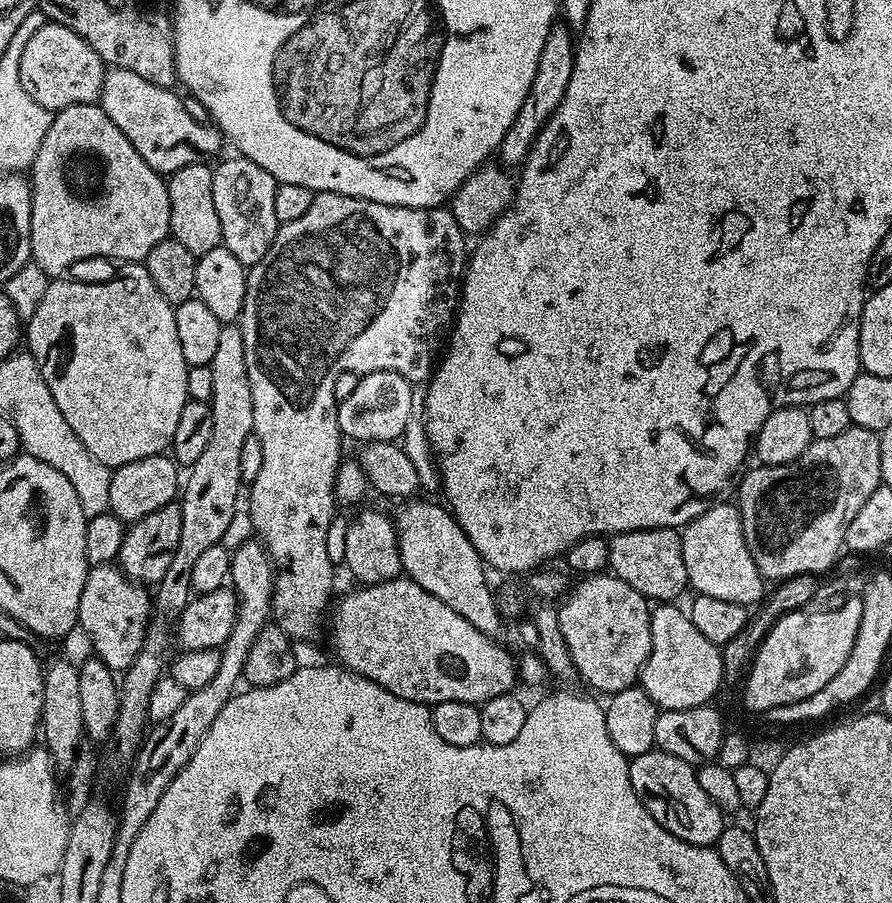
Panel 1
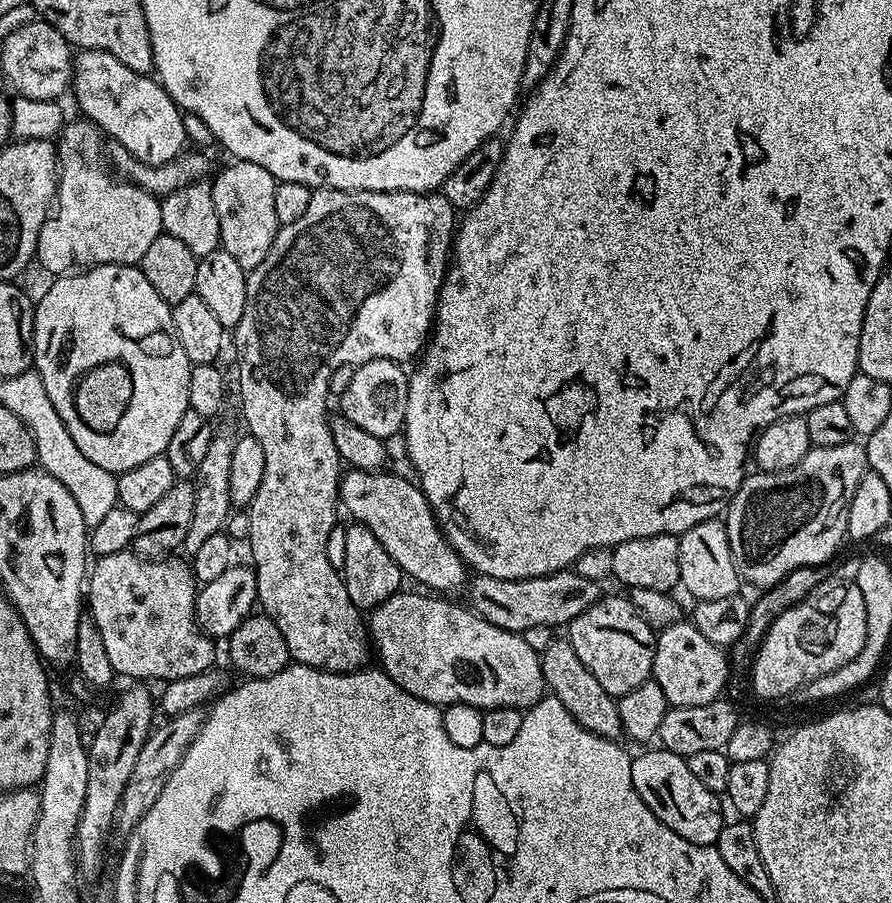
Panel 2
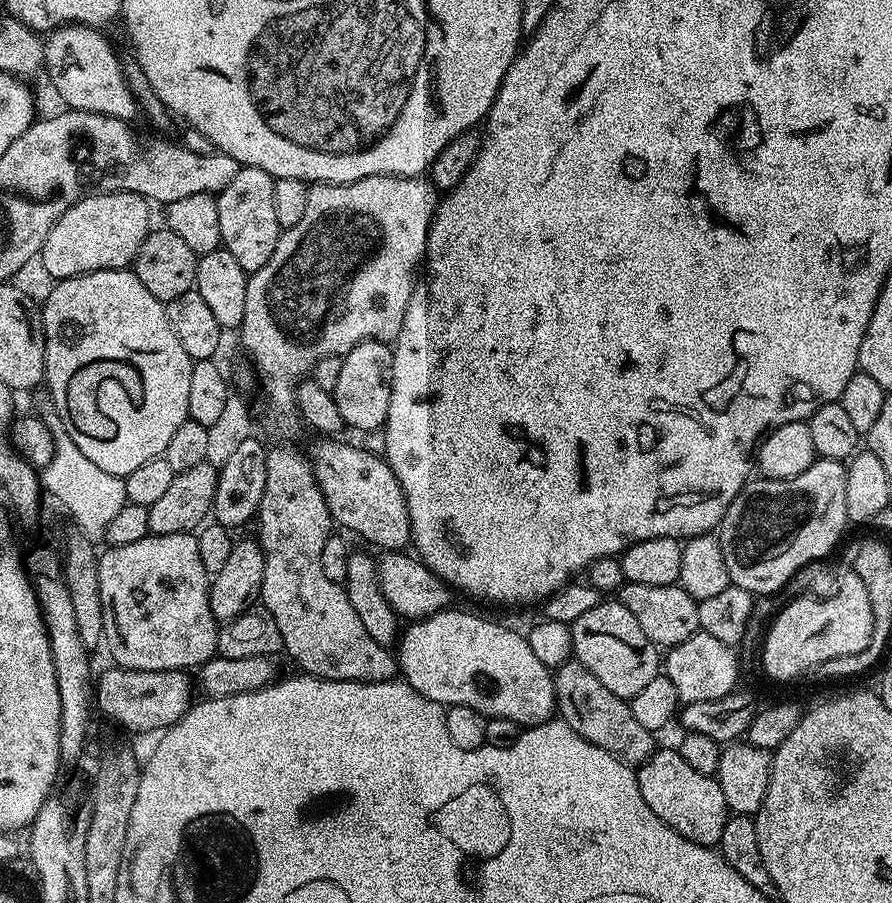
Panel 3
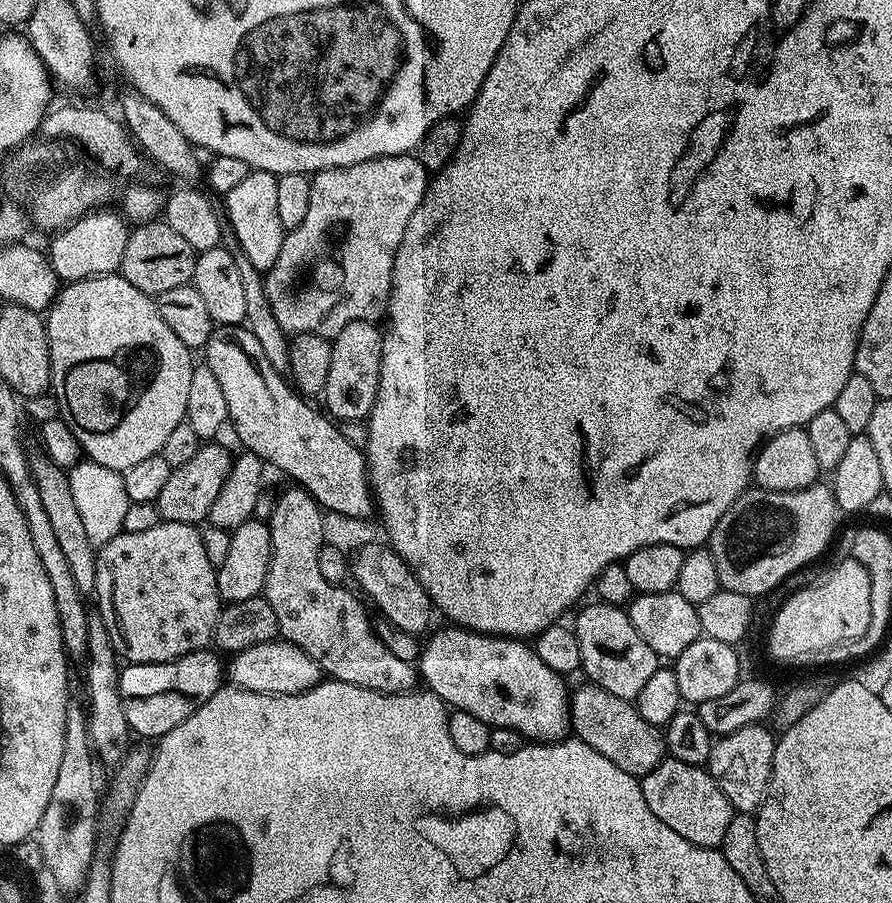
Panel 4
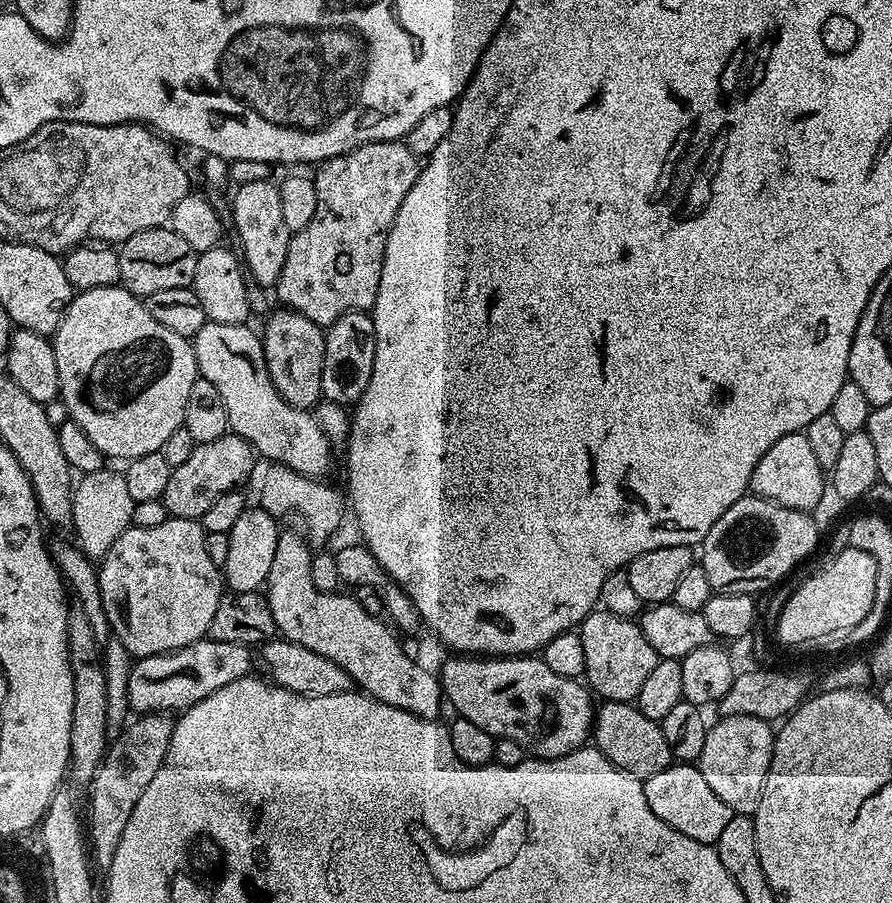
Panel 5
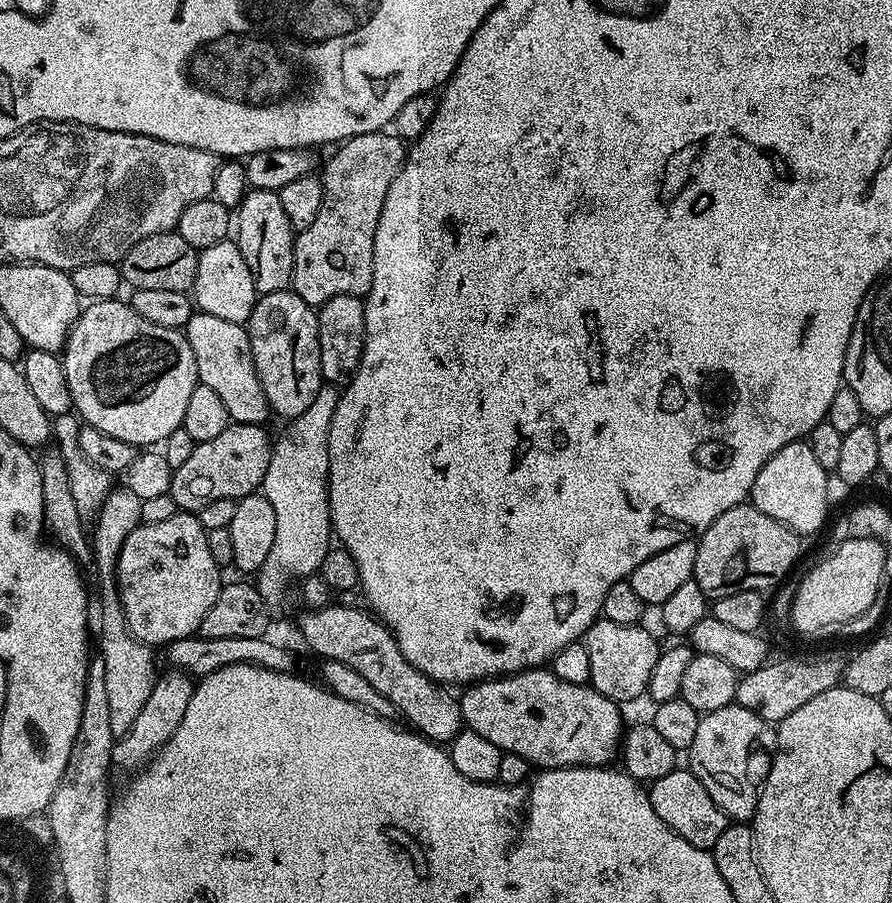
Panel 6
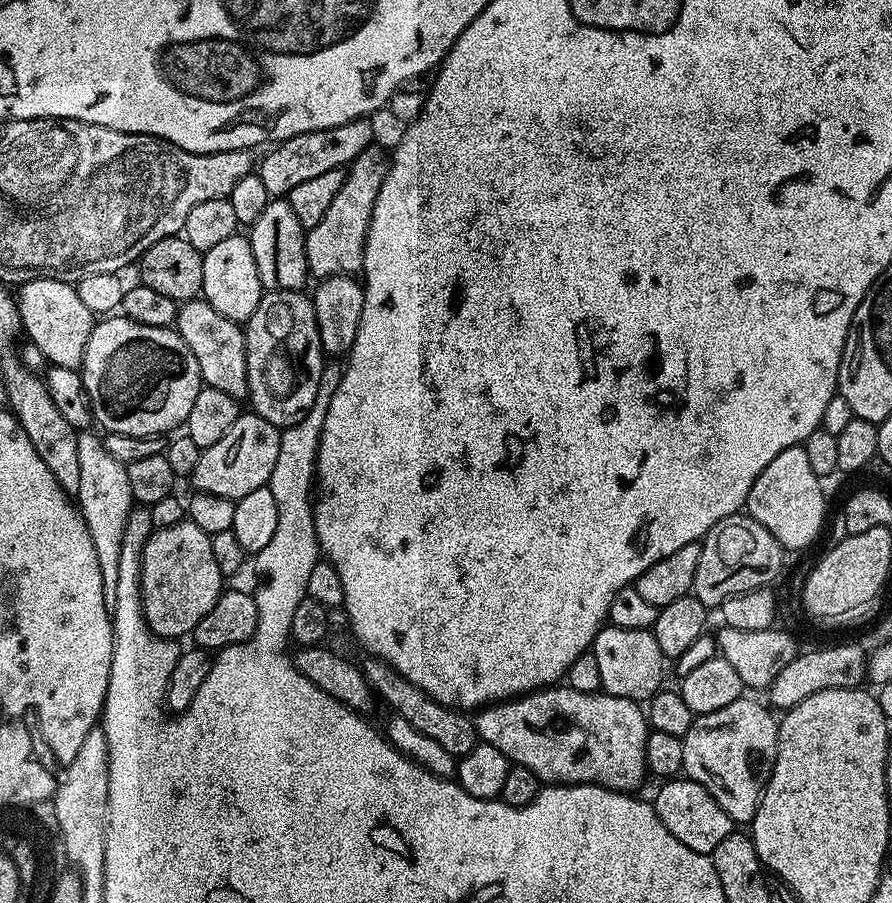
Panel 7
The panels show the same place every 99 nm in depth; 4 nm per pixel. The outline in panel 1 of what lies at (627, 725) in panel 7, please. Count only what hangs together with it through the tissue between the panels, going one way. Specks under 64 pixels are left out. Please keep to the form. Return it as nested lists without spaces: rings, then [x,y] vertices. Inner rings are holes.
[[[397,578],[354,588],[349,596],[341,598],[336,613],[334,608],[330,616],[335,659],[349,672],[370,678],[370,682],[390,690],[390,694],[413,700],[421,706],[442,702],[470,702],[479,706],[490,698],[498,698],[515,689],[518,664],[514,656],[512,660],[511,654],[502,645],[496,644],[500,642],[474,630],[474,626],[470,626],[462,614],[454,614],[446,602],[438,602],[438,598],[422,590],[422,586],[407,578]]]

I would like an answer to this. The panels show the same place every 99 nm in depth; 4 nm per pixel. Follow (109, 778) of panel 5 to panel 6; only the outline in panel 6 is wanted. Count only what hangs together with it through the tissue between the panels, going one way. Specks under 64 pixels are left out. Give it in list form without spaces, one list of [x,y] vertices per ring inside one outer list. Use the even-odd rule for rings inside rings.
[[[170,670],[166,676],[160,676],[156,685],[148,692],[140,713],[132,720],[132,729],[121,735],[112,746],[112,762],[117,769],[136,774],[141,771],[164,747],[164,743],[174,738],[174,730],[182,726],[182,718],[186,715],[186,706],[190,706],[190,698],[194,694],[196,684],[193,677],[186,672]]]

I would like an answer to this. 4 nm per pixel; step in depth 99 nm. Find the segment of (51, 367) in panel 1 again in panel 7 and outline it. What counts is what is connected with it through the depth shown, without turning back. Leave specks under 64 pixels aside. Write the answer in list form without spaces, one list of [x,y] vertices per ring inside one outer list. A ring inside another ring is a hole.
[[[108,314],[103,318],[97,319],[95,323],[92,325],[92,329],[90,330],[90,338],[86,342],[86,350],[84,351],[84,357],[82,358],[82,362],[79,366],[79,374],[82,378],[82,382],[84,383],[84,389],[86,390],[86,394],[88,395],[88,401],[92,403],[92,419],[95,421],[97,425],[101,424],[101,429],[104,432],[117,432],[118,434],[138,434],[139,436],[158,436],[161,434],[171,433],[173,430],[171,428],[176,428],[185,423],[188,419],[188,415],[190,414],[190,406],[194,406],[194,398],[198,398],[198,394],[200,393],[202,387],[202,381],[200,378],[200,371],[198,370],[198,358],[194,358],[194,354],[190,354],[190,346],[186,346],[186,342],[182,342],[182,338],[180,335],[176,333],[172,328],[159,328],[158,326],[142,326],[138,322],[134,322],[130,318],[126,318],[123,314]]]

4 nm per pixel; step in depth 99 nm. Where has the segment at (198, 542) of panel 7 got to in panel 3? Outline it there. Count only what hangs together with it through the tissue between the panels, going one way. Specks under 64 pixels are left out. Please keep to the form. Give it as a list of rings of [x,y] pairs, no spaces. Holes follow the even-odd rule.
[[[193,533],[149,534],[146,538],[138,538],[138,542],[101,551],[98,586],[102,594],[103,643],[106,648],[108,644],[111,663],[115,667],[139,672],[182,672],[199,669],[200,665],[216,655],[218,621],[213,618],[208,601],[210,574],[206,566],[202,566],[198,542]]]

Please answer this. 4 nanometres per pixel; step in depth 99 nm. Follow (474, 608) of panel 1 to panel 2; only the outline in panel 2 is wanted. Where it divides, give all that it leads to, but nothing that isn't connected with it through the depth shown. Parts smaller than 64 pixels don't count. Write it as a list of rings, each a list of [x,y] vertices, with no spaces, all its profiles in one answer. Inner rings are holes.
[[[348,470],[341,475],[338,500],[343,511],[345,508],[352,515],[351,519],[355,523],[364,524],[375,538],[378,538],[378,542],[382,544],[408,580],[417,580],[418,583],[425,584],[420,586],[436,594],[452,594],[448,592],[456,592],[459,588],[461,591],[465,587],[464,560],[448,544],[444,531],[441,530],[436,515],[432,513],[432,507],[425,498],[423,490],[420,489],[419,483],[413,482],[407,476],[395,476],[391,470],[374,472]]]

